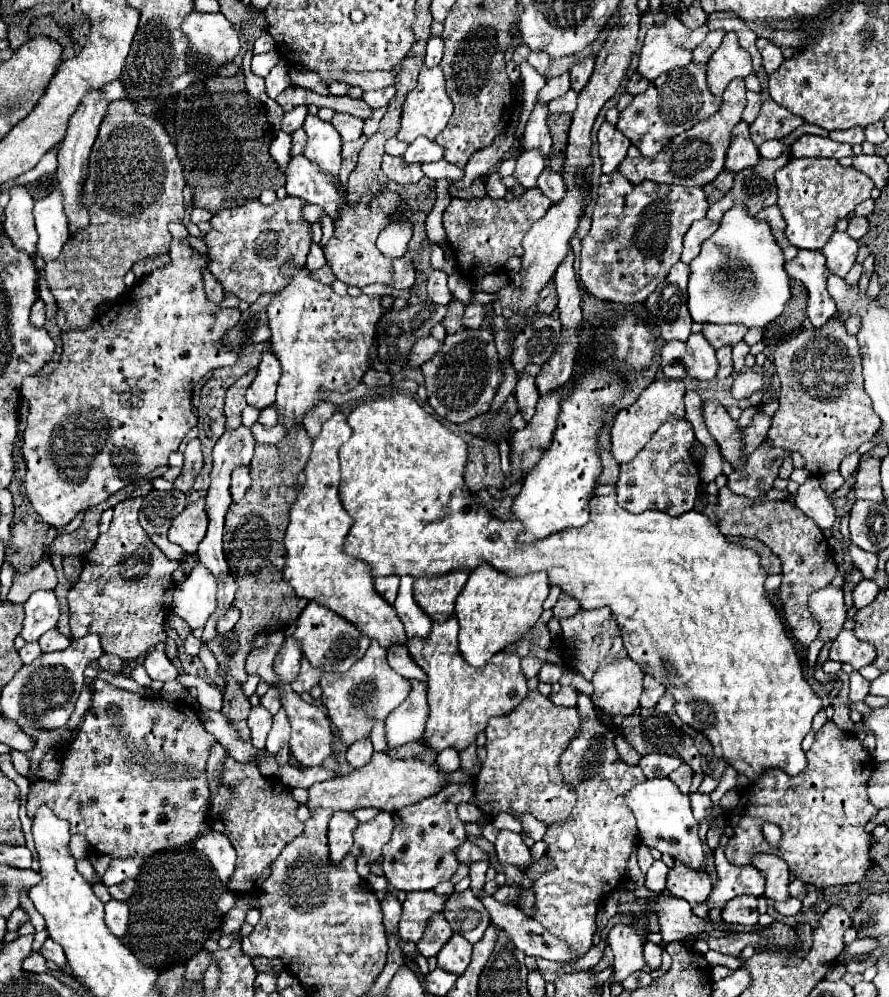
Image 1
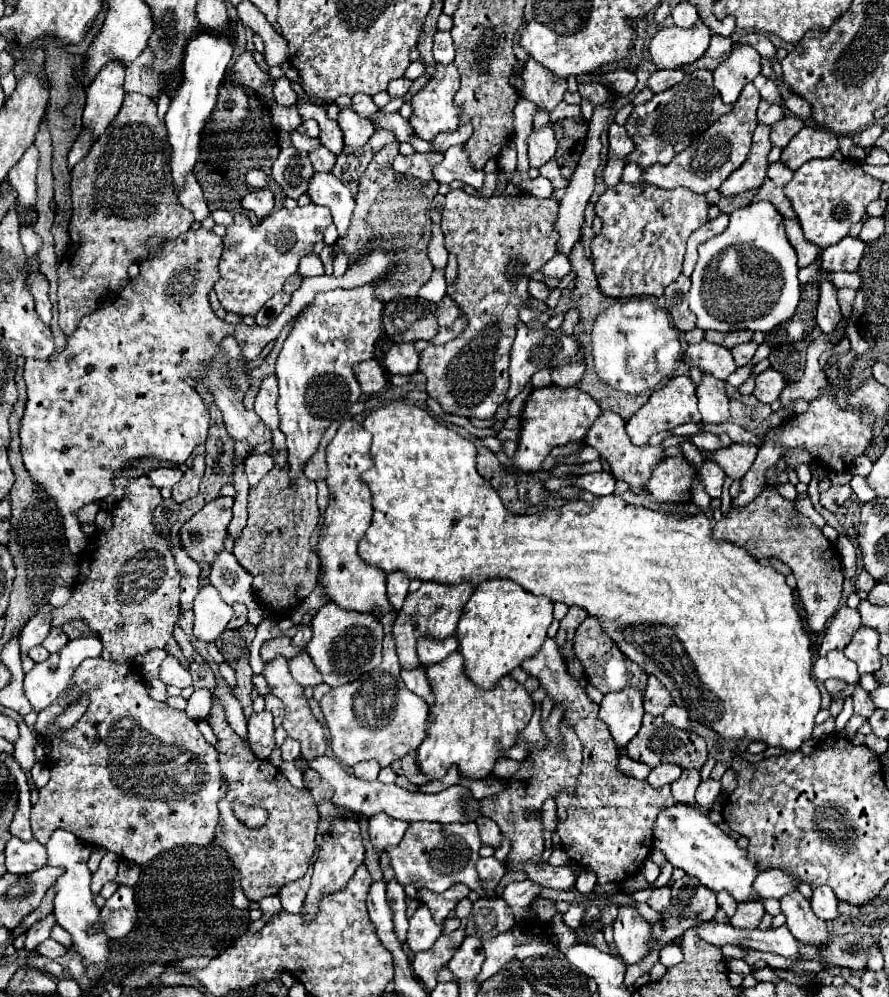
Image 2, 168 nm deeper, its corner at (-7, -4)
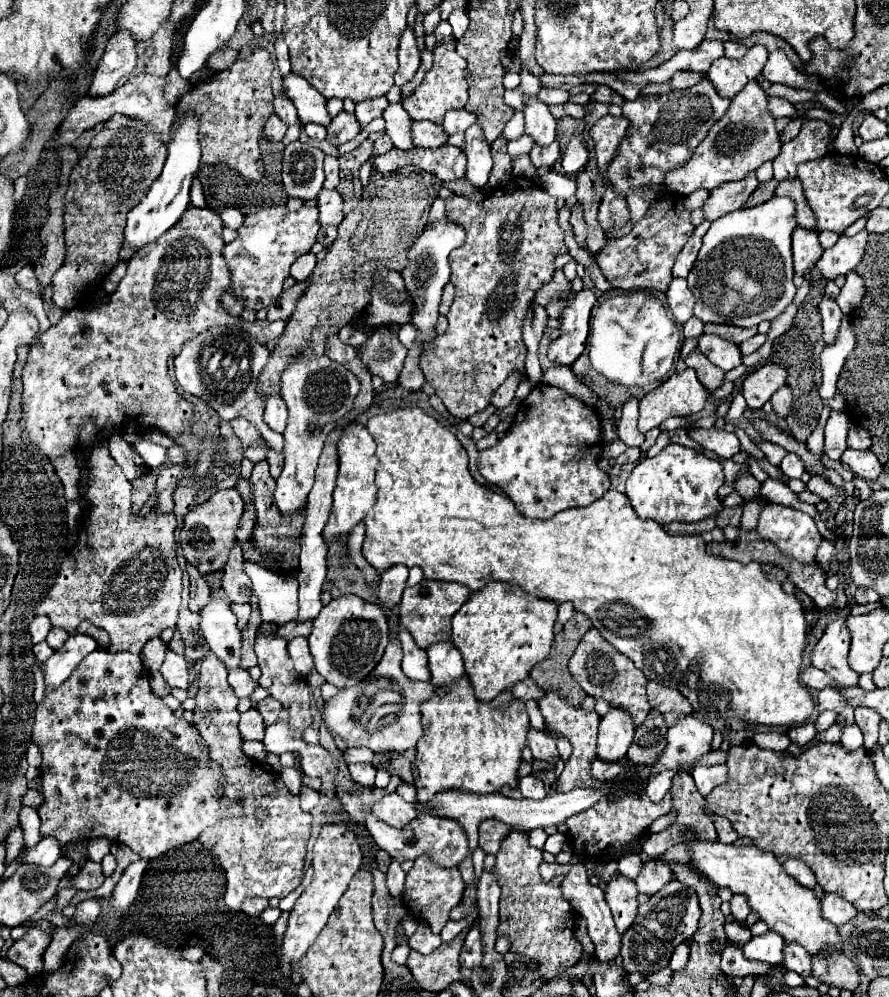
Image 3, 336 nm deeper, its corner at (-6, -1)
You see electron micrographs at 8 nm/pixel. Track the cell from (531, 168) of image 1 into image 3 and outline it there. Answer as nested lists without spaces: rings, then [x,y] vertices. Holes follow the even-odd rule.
[[[536,97],[526,99],[524,117],[526,117],[526,135],[530,135],[534,139],[534,143],[538,143],[540,147],[548,147],[556,137],[554,135],[556,119],[550,115],[548,105],[538,101]]]

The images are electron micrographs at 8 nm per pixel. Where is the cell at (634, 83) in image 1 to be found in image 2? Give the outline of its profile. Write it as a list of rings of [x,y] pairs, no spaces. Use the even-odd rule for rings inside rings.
[[[661,70],[649,78],[647,86],[657,94],[657,92],[663,92],[663,90],[675,86],[677,82],[681,82],[681,78],[685,78],[683,70]]]

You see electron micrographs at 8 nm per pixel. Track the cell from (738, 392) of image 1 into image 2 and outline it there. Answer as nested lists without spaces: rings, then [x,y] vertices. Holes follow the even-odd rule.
[[[767,368],[763,370],[757,378],[755,378],[755,390],[753,396],[763,402],[763,404],[771,404],[779,398],[781,390],[785,388],[785,380],[783,374],[777,372],[775,368]]]

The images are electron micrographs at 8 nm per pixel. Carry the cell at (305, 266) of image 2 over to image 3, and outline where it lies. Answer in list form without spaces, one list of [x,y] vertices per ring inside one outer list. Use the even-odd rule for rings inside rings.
[[[306,253],[306,255],[300,255],[300,259],[296,259],[290,267],[290,275],[296,279],[296,281],[304,281],[312,269],[316,265],[316,255],[314,253]]]

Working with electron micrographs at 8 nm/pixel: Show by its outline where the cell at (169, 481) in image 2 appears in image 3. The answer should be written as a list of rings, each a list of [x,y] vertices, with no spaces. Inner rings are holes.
[[[112,435],[112,439],[108,439],[110,445],[110,455],[112,459],[122,467],[124,475],[132,481],[144,475],[144,471],[148,473],[148,465],[144,463],[144,459],[122,439],[122,435]]]

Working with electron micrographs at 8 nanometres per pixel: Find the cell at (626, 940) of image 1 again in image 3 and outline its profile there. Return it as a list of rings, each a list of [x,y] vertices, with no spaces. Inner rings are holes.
[[[616,875],[608,881],[608,887],[604,891],[604,897],[608,899],[608,905],[612,909],[616,929],[620,935],[626,933],[626,929],[634,923],[638,913],[638,901],[636,901],[636,885],[634,881],[626,879],[624,875]]]

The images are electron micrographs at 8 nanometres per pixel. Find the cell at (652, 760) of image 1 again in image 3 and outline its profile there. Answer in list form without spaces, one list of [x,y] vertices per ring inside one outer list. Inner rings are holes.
[[[662,771],[658,775],[652,775],[646,783],[646,793],[652,801],[660,801],[664,797],[664,793],[672,787],[672,777],[676,775],[676,771]]]

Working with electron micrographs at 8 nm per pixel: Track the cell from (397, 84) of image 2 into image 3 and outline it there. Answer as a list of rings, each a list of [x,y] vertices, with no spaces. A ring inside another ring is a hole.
[[[408,27],[400,41],[400,67],[398,73],[394,73],[394,85],[402,87],[404,83],[408,83],[416,75],[418,67],[420,67],[420,53],[416,49],[414,31]]]

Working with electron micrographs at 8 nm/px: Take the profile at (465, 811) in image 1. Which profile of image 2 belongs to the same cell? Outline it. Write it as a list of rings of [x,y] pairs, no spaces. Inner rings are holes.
[[[485,816],[477,818],[475,824],[477,824],[477,828],[479,828],[481,842],[497,849],[502,839],[502,834],[497,824]]]

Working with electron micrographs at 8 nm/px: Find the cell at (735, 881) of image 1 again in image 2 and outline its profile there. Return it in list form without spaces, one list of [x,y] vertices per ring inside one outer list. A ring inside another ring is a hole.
[[[765,870],[757,876],[757,882],[753,884],[753,888],[757,890],[757,894],[765,900],[765,898],[783,898],[785,894],[797,890],[799,880],[793,874],[787,874],[783,870]]]

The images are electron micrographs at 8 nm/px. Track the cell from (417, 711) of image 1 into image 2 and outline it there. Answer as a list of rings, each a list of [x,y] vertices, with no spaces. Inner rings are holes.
[[[417,666],[417,668],[401,668],[401,678],[405,682],[405,686],[419,694],[427,704],[433,704],[433,694],[431,694],[431,686],[429,686],[429,680],[425,676],[425,668],[423,666]]]

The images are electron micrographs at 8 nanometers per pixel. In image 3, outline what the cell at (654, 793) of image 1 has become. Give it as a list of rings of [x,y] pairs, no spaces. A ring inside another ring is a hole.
[[[682,827],[682,843],[688,845],[690,851],[690,865],[704,875],[708,881],[712,881],[718,887],[728,887],[734,895],[746,895],[748,905],[752,911],[756,911],[760,915],[760,919],[778,935],[784,937],[784,941],[796,941],[800,943],[806,951],[810,953],[826,953],[828,949],[842,949],[836,925],[828,923],[822,919],[820,915],[820,901],[814,895],[812,889],[806,887],[798,887],[796,881],[788,879],[788,875],[784,873],[782,865],[776,861],[776,857],[770,851],[762,851],[756,845],[734,845],[734,843],[722,843],[718,839],[702,839],[698,833],[694,833],[690,827]]]

